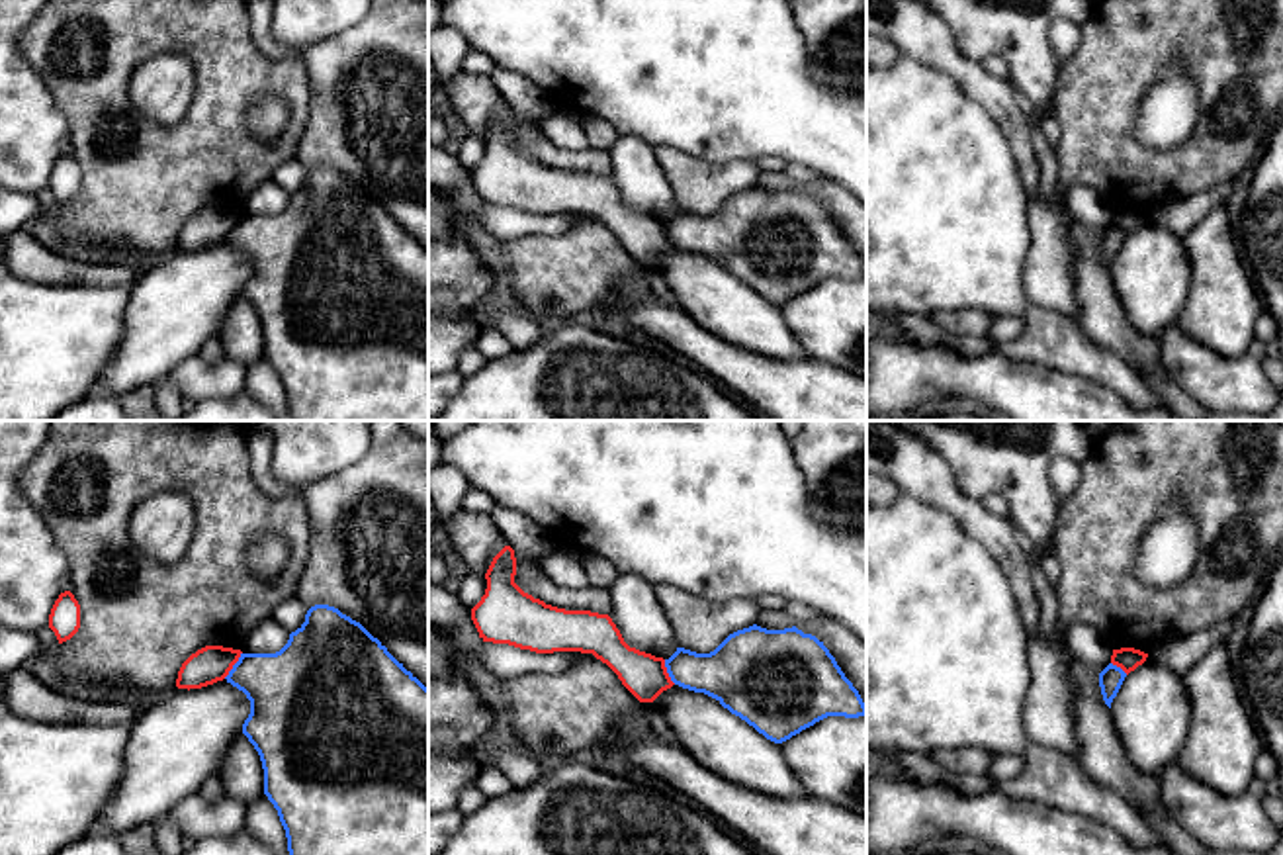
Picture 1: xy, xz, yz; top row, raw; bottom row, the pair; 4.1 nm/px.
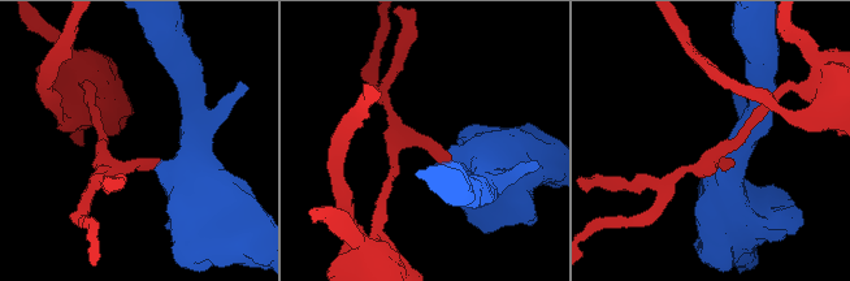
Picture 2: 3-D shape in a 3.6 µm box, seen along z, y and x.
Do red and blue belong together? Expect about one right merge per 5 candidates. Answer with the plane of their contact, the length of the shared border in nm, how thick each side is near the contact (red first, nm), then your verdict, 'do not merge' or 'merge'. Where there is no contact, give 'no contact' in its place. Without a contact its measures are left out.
meets red in xy; contact 130 nm long; 150 nm thick on the red side, 320 nm on the other; do not merge

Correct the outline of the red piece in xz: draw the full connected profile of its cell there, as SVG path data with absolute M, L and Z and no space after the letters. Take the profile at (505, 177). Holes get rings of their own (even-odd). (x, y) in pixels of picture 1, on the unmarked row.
M505 108L485 135L485 157L471 170L471 182L483 203L536 215L593 215L640 264L653 264L675 247L665 221L630 209L608 176L546 166L524 155L514 137L514 112Z

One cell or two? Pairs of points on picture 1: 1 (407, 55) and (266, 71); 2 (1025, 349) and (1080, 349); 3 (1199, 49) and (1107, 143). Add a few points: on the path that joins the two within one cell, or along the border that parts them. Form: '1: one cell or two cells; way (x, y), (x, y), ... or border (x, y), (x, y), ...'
1: two cells; border (296, 55), (309, 83), (311, 112)
2: one cell; way (1039, 349), (1066, 349)
3: one cell; way (1168, 49), (1107, 106), (1107, 112)

